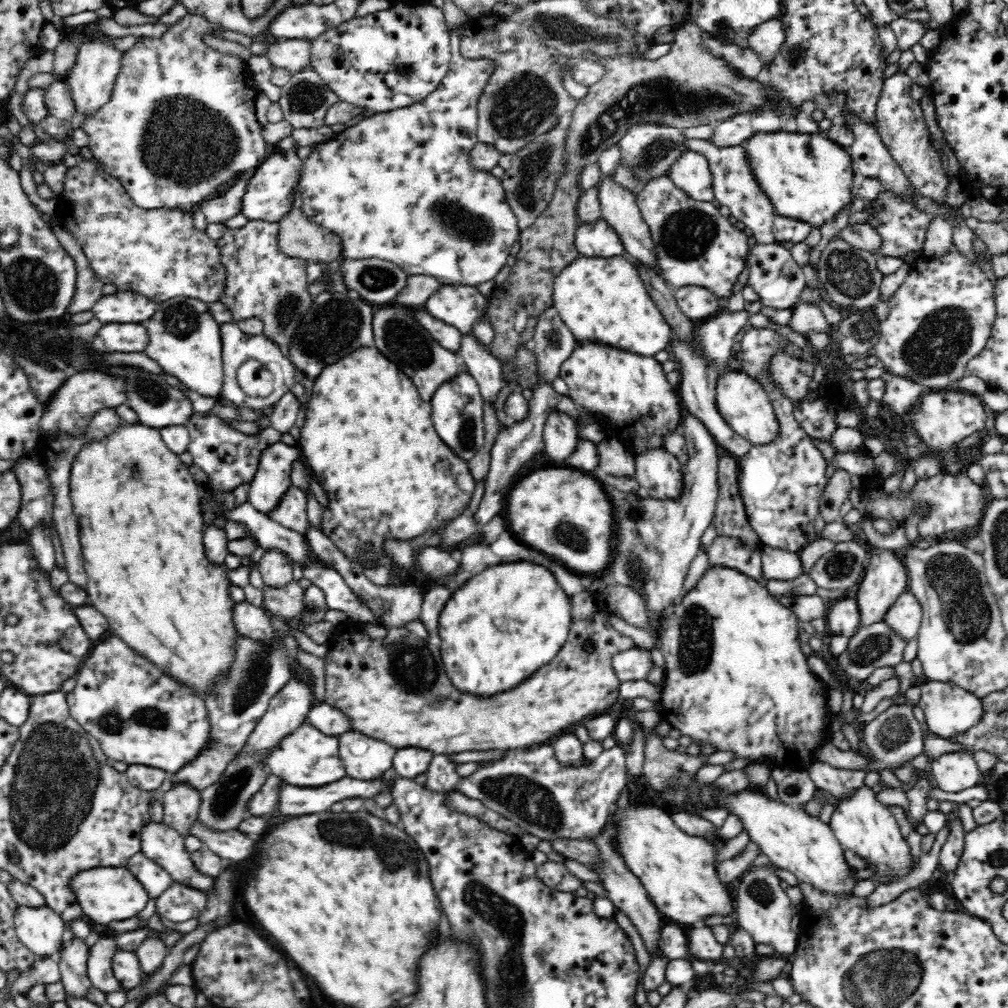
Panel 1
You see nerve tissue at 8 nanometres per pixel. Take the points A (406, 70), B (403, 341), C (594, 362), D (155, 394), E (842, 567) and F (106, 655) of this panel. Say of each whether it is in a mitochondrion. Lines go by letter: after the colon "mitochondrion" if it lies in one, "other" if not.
A: mitochondrion
B: mitochondrion
C: other
D: mitochondrion
E: mitochondrion
F: other

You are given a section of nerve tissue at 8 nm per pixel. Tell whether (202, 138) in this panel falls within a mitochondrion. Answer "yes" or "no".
yes

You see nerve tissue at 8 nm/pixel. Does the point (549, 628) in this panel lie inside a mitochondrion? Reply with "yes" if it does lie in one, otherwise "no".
no

